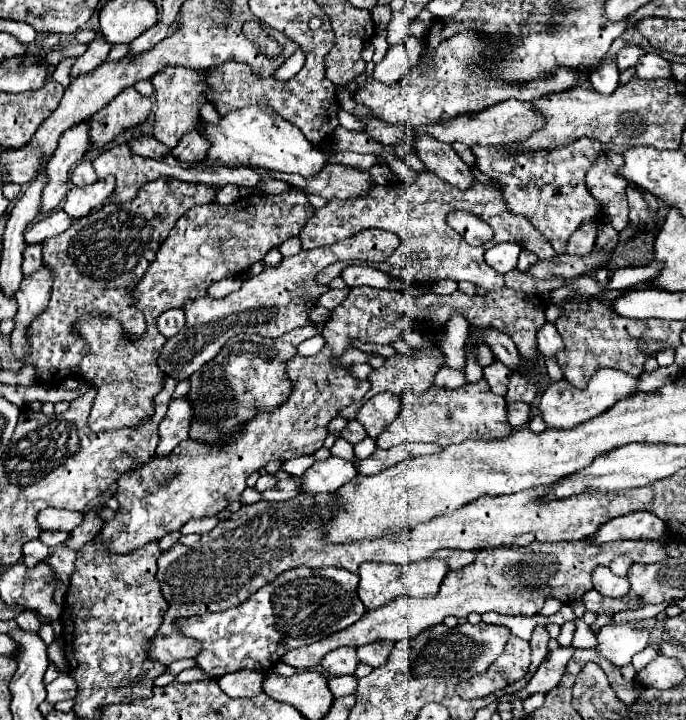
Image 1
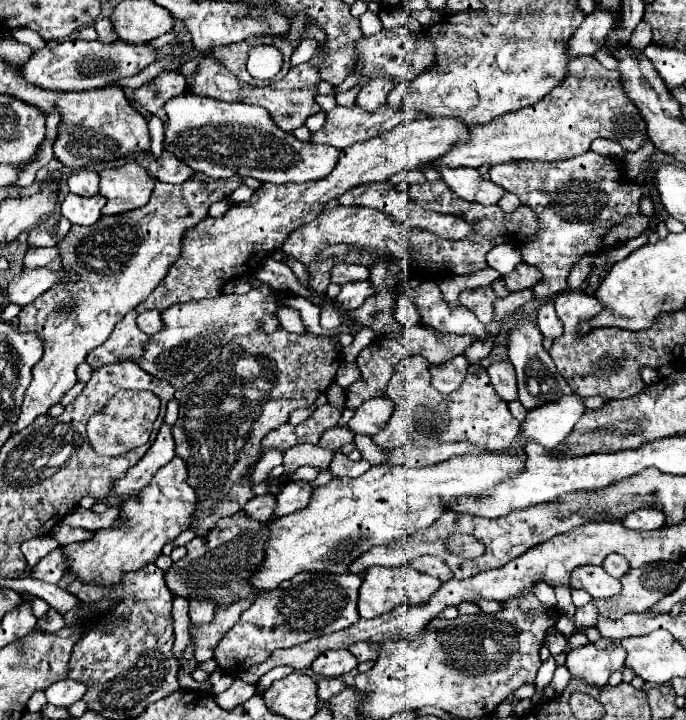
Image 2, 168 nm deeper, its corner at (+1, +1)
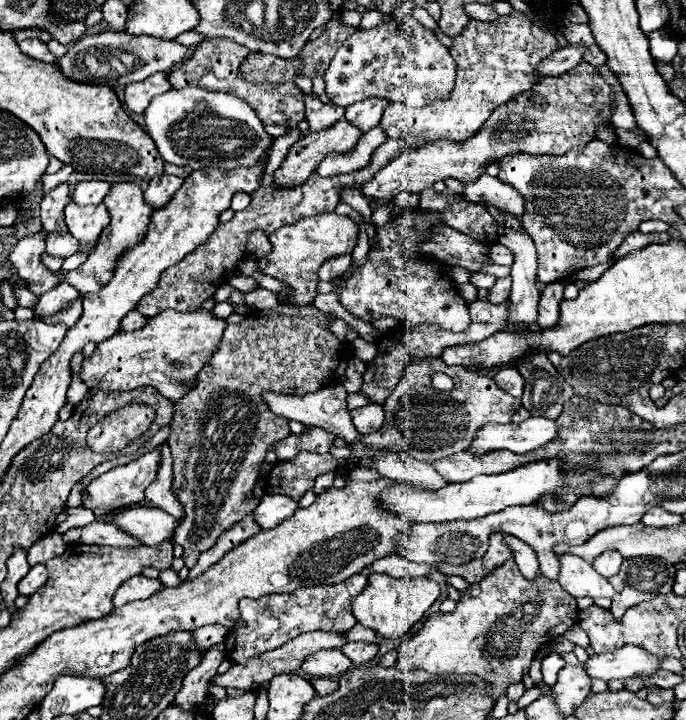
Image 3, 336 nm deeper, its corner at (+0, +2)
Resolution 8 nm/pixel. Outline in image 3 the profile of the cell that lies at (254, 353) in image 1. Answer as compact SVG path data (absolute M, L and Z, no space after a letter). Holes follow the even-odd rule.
M279 305L279 307L275 307L275 309L265 309L265 311L253 311L253 313L249 313L243 323L239 323L239 325L229 325L229 329L225 329L223 341L221 341L217 353L213 353L213 359L201 369L195 389L191 389L191 391L187 393L187 397L183 397L181 401L177 401L177 411L175 411L173 419L171 419L171 435L169 435L169 439L167 439L167 445L169 445L171 453L173 453L173 465L175 465L175 469L173 469L173 493L175 493L175 497L177 497L177 499L181 501L181 505L183 505L183 519L179 521L179 527L177 527L177 533L175 533L173 541L183 547L183 561L185 561L185 565L187 565L189 569L197 563L197 557L199 557L203 551L207 551L209 547L215 545L217 537L219 537L225 529L229 529L233 523L241 521L241 519L245 517L245 513L253 511L253 509L259 505L259 499L253 497L253 487L255 487L255 483L257 483L261 465L265 463L265 455L273 449L273 445L275 445L277 441L285 439L285 437L291 433L291 431L289 431L289 425L287 425L287 421L285 421L285 417L277 417L277 415L269 409L269 405L265 405L263 395L265 395L267 391L271 391L271 393L273 393L273 391L275 391L275 393L285 393L285 395L293 395L293 393L295 393L295 395L305 395L305 393L315 393L317 389L329 387L329 385L333 385L333 383L337 383L337 381L343 379L345 369L347 369L347 361L351 359L351 349L349 349L349 347L345 349L343 343L341 343L333 333L327 331L327 319L331 319L331 317L333 317L333 315L321 313L321 311L319 311L317 307L313 307L313 305L309 305L309 307Z

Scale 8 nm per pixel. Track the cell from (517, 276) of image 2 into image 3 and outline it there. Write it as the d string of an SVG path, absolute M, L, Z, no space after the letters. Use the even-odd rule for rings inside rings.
M511 277L497 279L497 283L489 291L489 301L491 303L505 303L509 299L509 291L511 291Z

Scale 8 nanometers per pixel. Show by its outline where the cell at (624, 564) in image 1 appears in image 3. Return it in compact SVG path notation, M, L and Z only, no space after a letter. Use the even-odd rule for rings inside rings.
M605 551L605 553L601 553L601 555L593 561L593 567L595 567L603 577L613 577L613 575L619 573L621 561L623 561L623 557L621 557L617 551Z

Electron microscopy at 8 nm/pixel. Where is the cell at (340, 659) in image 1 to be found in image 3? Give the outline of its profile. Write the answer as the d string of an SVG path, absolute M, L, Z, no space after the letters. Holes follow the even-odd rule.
M327 649L327 651L317 651L309 655L303 661L301 669L311 677L335 677L349 671L351 665L353 663L341 649Z

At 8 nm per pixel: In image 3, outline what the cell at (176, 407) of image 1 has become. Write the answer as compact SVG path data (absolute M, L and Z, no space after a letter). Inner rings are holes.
M155 447L153 451L147 451L145 455L141 455L139 459L127 463L127 465L121 465L121 467L115 467L99 477L95 477L89 487L83 491L83 505L89 507L97 517L101 515L107 515L119 507L127 507L127 505L135 505L139 503L145 495L143 491L153 483L153 477L157 477L157 465L161 461L161 447Z

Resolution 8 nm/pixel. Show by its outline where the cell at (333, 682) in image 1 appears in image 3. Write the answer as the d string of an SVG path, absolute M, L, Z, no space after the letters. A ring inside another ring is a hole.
M319 677L319 679L311 679L311 685L315 687L317 695L329 695L337 689L337 681L335 679L327 679L327 677Z

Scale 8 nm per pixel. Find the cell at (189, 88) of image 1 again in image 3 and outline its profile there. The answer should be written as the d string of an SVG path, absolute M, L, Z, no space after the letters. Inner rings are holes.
M155 73L153 77L147 77L145 81L133 83L125 87L125 103L129 111L145 111L149 107L149 101L159 95L169 91L169 73Z

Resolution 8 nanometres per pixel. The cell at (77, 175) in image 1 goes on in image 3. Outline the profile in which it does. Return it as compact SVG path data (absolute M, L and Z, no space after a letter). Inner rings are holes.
M79 181L75 185L75 191L71 195L71 199L77 203L77 205L97 205L103 201L103 197L107 195L109 191L109 183L107 181Z

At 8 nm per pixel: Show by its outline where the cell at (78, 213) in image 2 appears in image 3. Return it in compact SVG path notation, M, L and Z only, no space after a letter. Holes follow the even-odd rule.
M71 201L65 207L65 223L69 227L69 233L73 237L77 237L79 243L83 245L83 249L77 255L71 255L69 259L63 261L63 269L67 271L67 269L79 267L85 261L91 245L97 243L99 233L109 223L109 213L107 213L107 207L103 203L81 207L81 205Z

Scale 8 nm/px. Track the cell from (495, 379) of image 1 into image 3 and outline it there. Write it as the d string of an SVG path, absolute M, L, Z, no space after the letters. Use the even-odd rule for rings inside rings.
M513 365L499 367L493 379L495 379L495 383L497 383L497 385L499 385L499 387L501 387L505 393L509 393L509 395L513 395L513 397L521 399L525 381L523 381L523 377L519 375L517 367L513 367Z

